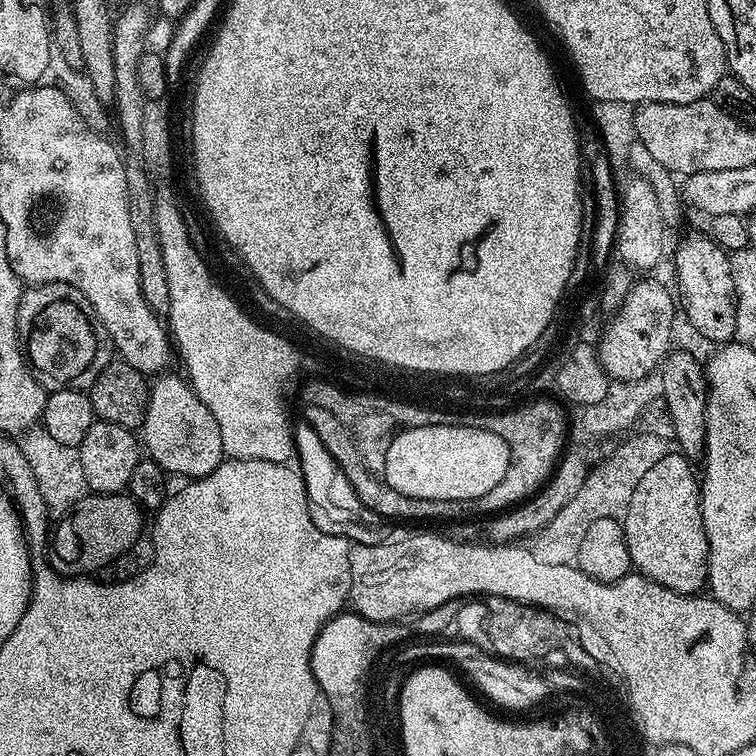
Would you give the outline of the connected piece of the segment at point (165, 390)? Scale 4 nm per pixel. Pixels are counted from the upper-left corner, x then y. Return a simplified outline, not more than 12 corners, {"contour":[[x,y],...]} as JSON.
{"contour":[[157,375],[140,430],[167,475],[223,463],[221,430],[187,379]]}

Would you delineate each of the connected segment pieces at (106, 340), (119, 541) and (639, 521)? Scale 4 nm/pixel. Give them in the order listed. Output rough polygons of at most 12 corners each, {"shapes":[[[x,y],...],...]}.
{"shapes":[[[69,284],[23,289],[20,353],[48,392],[91,389],[114,359]],[[85,494],[50,532],[52,568],[96,574],[144,528],[127,494]],[[652,460],[622,523],[632,567],[679,596],[708,582],[700,485]]]}

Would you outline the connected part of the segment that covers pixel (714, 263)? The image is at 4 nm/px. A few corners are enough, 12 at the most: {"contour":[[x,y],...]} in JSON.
{"contour":[[708,234],[676,248],[683,315],[716,346],[736,334],[729,253]]}

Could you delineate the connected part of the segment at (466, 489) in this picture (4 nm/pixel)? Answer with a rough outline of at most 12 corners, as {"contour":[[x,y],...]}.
{"contour":[[470,425],[397,431],[382,479],[423,500],[473,500],[510,450]]}

